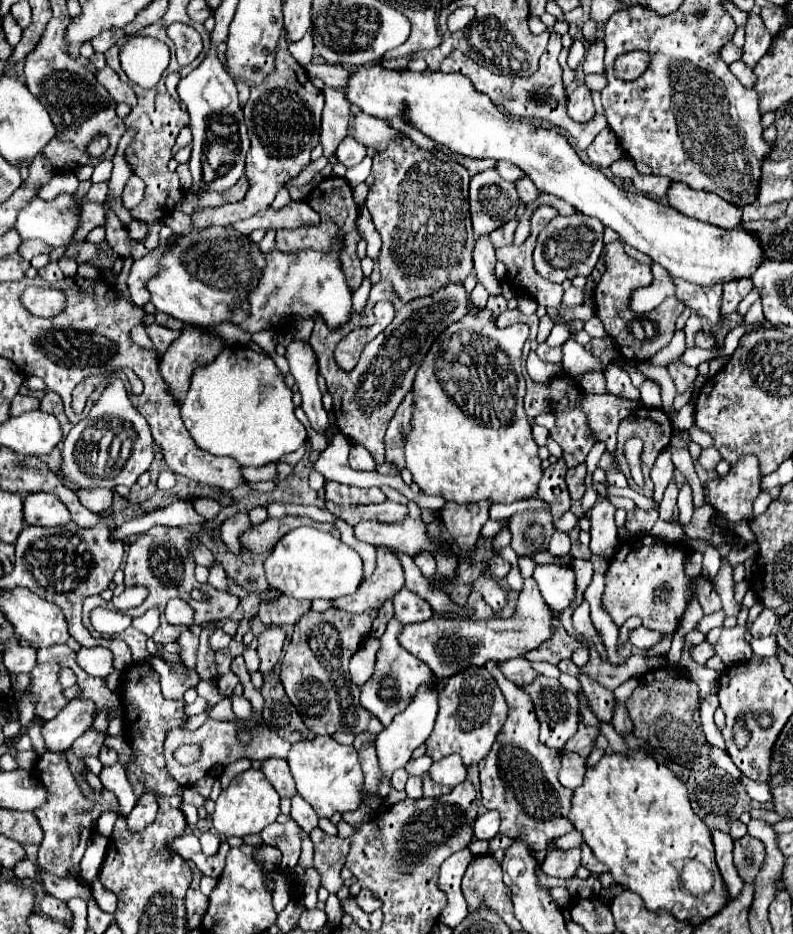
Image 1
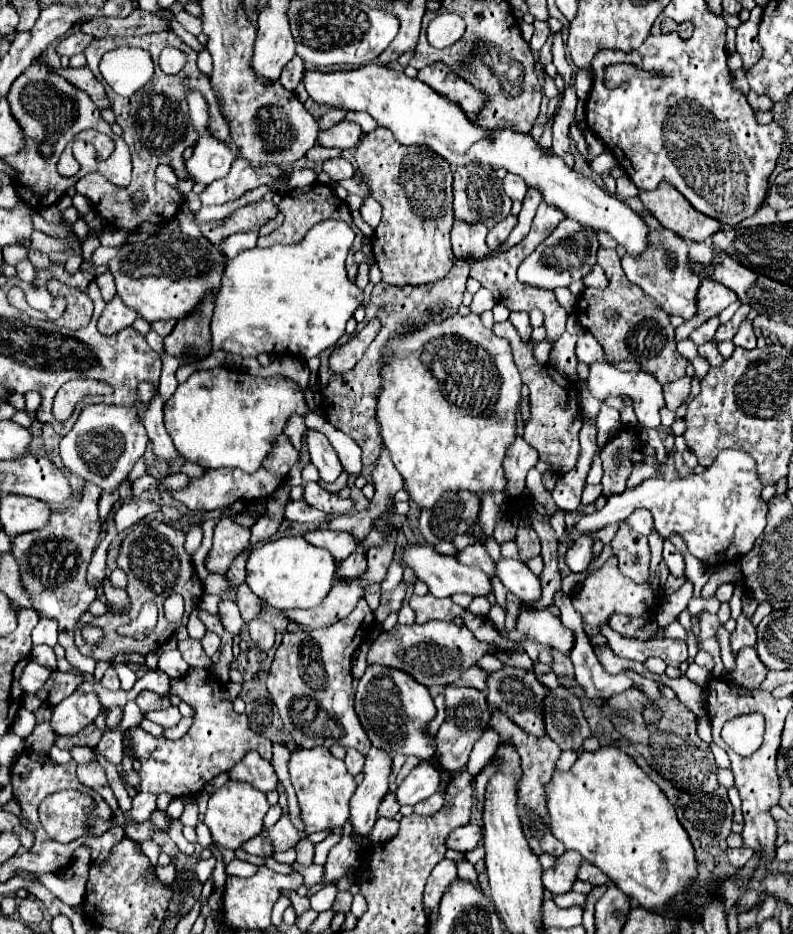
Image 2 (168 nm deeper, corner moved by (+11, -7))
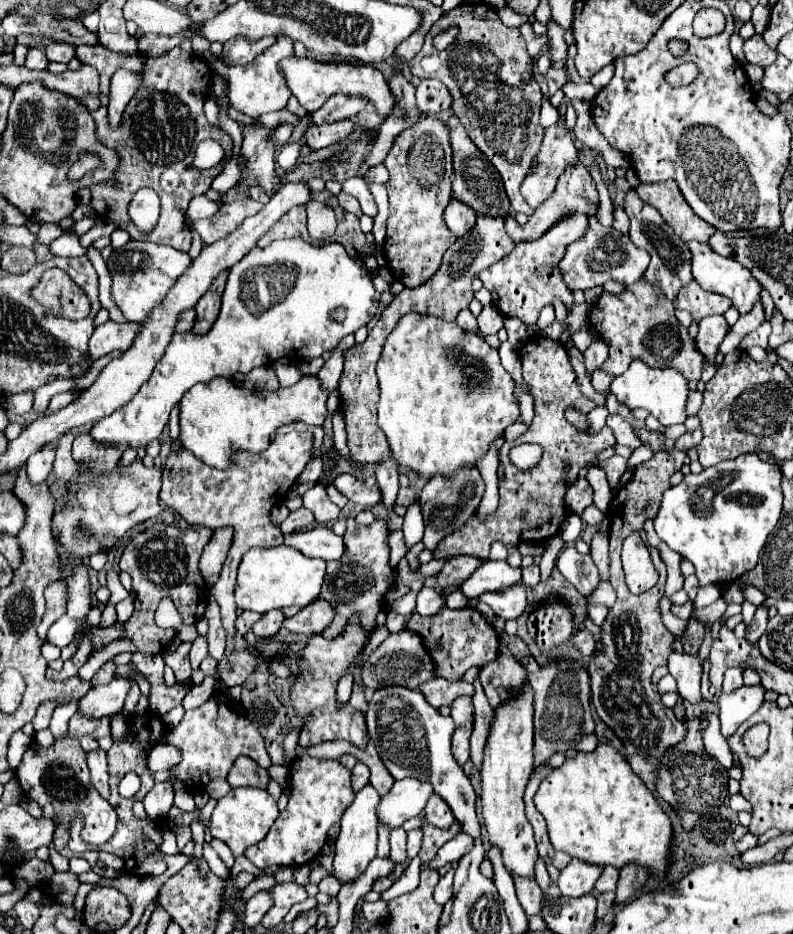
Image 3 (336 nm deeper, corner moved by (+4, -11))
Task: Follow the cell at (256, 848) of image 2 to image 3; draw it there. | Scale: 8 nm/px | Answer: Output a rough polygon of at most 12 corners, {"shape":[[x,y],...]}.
{"shape":[[289,764],[289,804],[245,850],[257,868],[309,864],[353,802],[351,772]]}

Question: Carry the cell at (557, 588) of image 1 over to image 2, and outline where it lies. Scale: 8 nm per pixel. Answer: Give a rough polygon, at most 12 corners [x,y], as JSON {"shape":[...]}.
{"shape":[[500,558],[496,576],[524,604],[542,596],[540,576],[524,562]]}

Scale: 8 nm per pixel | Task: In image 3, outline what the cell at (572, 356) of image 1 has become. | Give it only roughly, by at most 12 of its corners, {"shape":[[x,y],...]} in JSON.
{"shape":[[643,360],[611,382],[629,408],[663,426],[687,418],[687,380]]}

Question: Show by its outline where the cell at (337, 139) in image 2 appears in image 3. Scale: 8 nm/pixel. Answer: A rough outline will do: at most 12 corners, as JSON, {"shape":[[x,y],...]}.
{"shape":[[351,120],[321,126],[311,124],[303,142],[321,150],[353,132]]}

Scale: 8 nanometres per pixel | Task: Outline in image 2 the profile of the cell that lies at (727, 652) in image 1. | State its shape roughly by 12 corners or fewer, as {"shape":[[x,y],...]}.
{"shape":[[738,618],[730,634],[734,656],[744,646],[756,646],[750,618]]}

